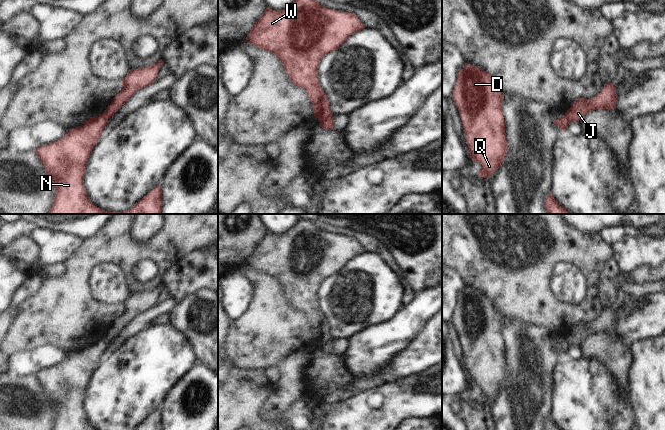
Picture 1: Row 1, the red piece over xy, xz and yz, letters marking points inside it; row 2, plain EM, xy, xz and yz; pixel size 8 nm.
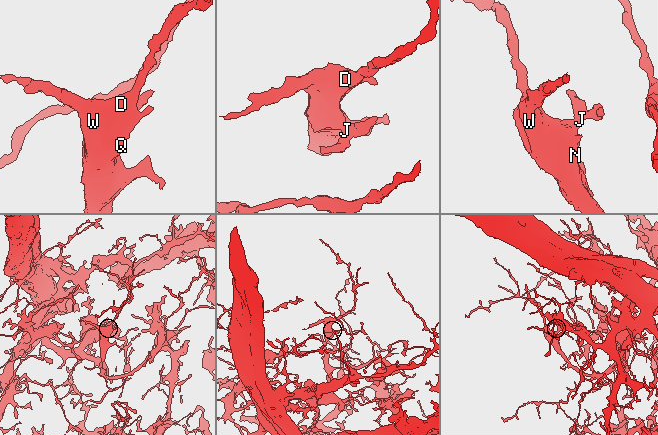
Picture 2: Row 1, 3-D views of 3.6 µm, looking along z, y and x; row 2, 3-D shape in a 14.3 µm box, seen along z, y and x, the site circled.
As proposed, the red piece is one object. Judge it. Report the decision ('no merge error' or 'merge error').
merge error

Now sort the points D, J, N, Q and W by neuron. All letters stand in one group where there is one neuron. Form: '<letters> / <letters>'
D N Q W / J

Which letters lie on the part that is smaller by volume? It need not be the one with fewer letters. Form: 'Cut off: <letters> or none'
Cut off: J

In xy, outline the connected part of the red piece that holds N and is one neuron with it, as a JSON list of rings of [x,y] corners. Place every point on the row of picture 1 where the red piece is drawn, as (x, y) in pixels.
[[[103,115],[92,117],[83,125],[71,129],[60,140],[41,145],[36,150],[48,179],[57,190],[48,214],[161,214],[162,188],[160,185],[152,189],[133,208],[122,213],[101,210],[89,201],[84,187],[85,165],[107,123],[108,119]]]

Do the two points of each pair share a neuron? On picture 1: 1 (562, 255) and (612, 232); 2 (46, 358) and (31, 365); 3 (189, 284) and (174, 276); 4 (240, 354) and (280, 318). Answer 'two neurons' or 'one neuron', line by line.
1: two neurons
2: one neuron
3: one neuron
4: one neuron

